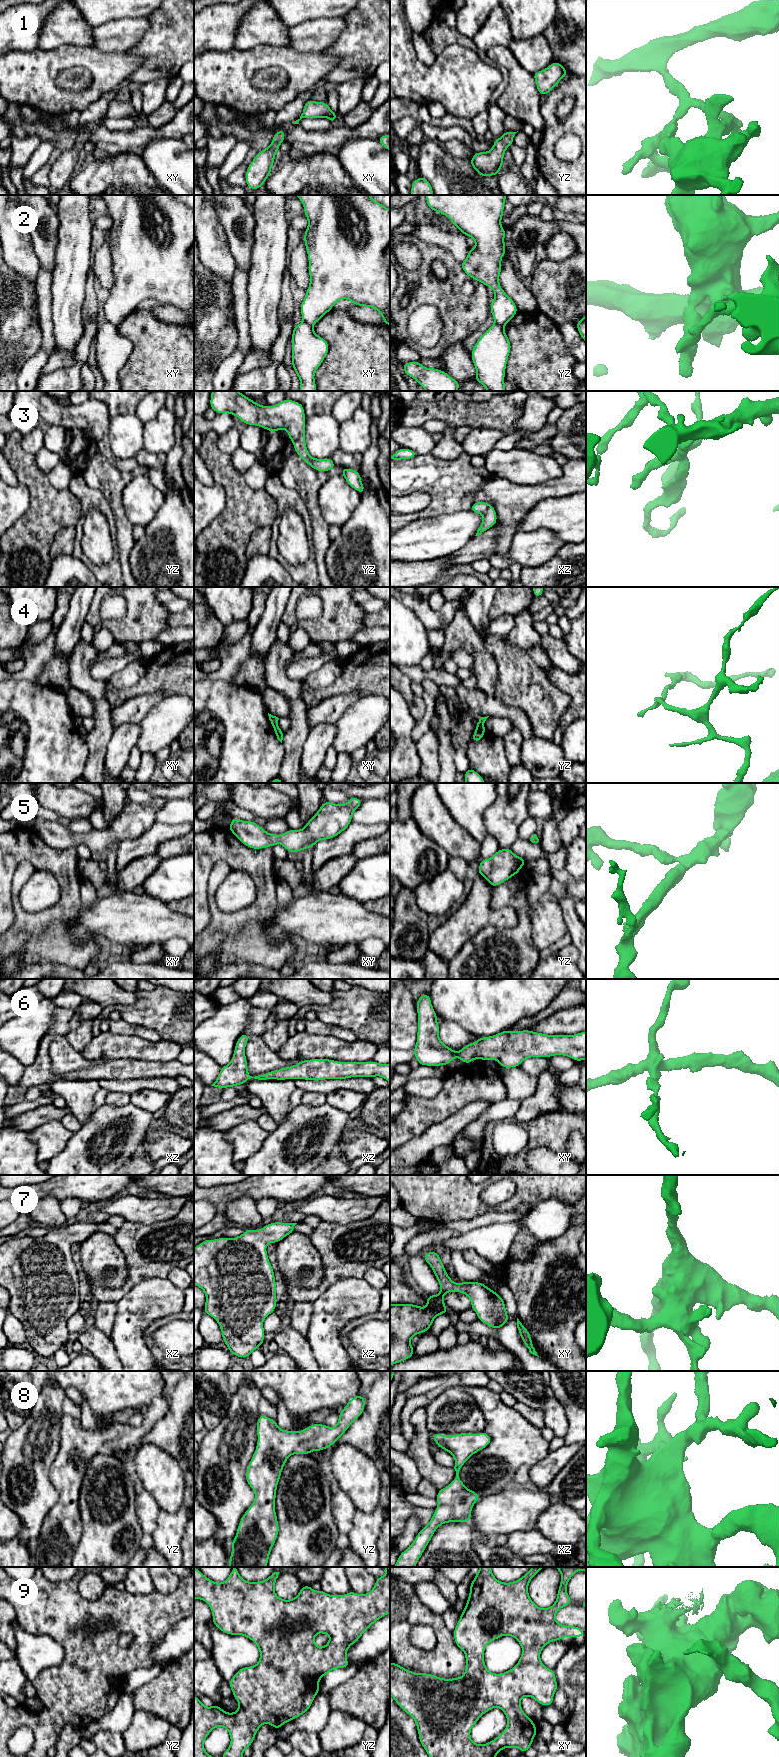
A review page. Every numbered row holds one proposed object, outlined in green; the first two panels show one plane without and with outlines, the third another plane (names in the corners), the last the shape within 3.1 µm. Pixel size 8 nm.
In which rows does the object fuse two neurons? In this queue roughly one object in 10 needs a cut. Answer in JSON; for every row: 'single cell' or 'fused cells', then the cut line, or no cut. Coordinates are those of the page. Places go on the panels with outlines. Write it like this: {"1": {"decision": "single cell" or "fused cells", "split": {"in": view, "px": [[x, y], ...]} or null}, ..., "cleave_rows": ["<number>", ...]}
{"1": {"decision": "single cell", "split": null}, "2": {"decision": "fused cells", "split": {"in": "yz", "px": [[495, 322], [503, 326]]}}, "3": {"decision": "single cell", "split": null}, "4": {"decision": "fused cells", "split": {"in": "xy", "px": [[276, 724], [273, 727]]}}, "5": {"decision": "single cell", "split": null}, "6": {"decision": "single cell", "split": null}, "7": {"decision": "single cell", "split": null}, "8": {"decision": "single cell", "split": null}, "9": {"decision": "single cell", "split": null}, "cleave_rows": ["2", "4"]}

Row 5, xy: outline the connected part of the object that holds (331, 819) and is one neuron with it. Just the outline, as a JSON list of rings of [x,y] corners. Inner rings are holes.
[[[352,796],[346,804],[324,801],[303,829],[289,829],[281,835],[268,833],[254,821],[243,821],[236,817],[232,817],[228,829],[252,849],[273,847],[280,843],[287,852],[299,852],[313,848],[318,841],[328,840],[342,833],[352,822],[353,812],[362,802],[362,799]]]

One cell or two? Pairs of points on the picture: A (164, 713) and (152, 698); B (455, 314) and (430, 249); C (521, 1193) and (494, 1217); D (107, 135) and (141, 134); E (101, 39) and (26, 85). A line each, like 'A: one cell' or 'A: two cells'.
A: two cells
B: one cell
C: two cells
D: one cell
E: two cells

